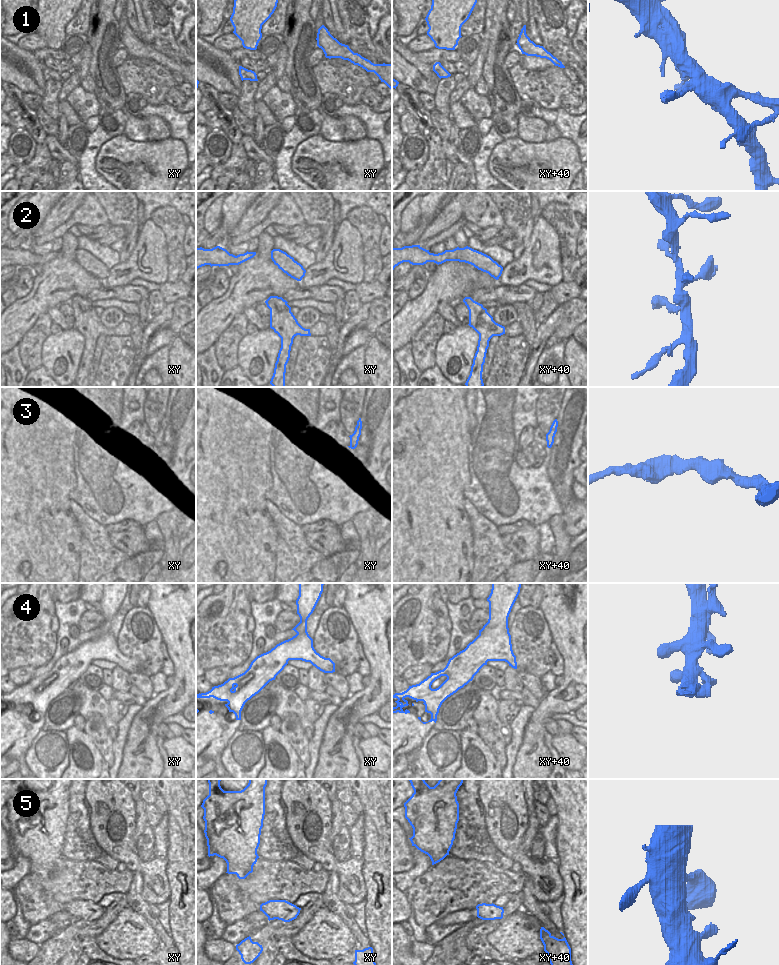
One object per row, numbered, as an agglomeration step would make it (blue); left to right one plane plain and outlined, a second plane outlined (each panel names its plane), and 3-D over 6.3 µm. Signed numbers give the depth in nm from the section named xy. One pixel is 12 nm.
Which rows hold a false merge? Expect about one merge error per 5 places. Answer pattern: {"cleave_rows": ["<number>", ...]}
{"cleave_rows": []}

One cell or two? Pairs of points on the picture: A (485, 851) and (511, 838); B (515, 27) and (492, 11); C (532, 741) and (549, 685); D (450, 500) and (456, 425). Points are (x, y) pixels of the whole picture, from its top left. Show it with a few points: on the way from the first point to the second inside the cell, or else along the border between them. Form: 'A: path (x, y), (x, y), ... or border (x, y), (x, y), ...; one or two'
A: border (484, 825), (491, 842), (513, 861); two
B: border (509, 23), (510, 47); two
C: border (556, 687), (546, 693); two
D: path (450, 481), (450, 444); one

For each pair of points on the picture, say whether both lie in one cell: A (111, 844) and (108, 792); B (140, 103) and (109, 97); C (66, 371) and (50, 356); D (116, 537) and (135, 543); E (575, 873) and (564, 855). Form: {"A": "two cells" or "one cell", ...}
{"A": "one cell", "B": "two cells", "C": "one cell", "D": "one cell", "E": "one cell"}

